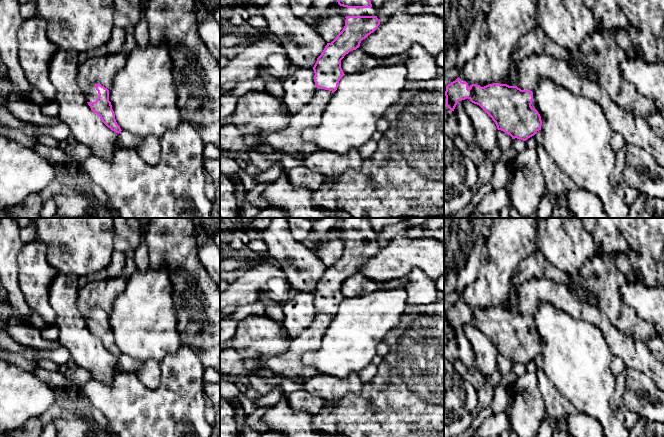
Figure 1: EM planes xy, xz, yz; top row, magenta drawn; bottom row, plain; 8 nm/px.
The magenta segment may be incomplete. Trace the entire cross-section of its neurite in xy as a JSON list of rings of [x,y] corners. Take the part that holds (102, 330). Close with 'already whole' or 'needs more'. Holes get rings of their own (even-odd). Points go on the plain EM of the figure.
[[[95,308],[86,316],[86,322],[91,334],[100,340],[102,346],[112,355],[119,358],[122,354],[116,346],[115,338],[109,325],[109,314],[101,308]]] | needs more

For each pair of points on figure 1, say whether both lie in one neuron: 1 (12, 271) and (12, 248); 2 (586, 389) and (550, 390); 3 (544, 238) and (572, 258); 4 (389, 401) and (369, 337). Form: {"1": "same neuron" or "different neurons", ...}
{"1": "same neuron", "2": "different neurons", "3": "same neuron", "4": "different neurons"}

